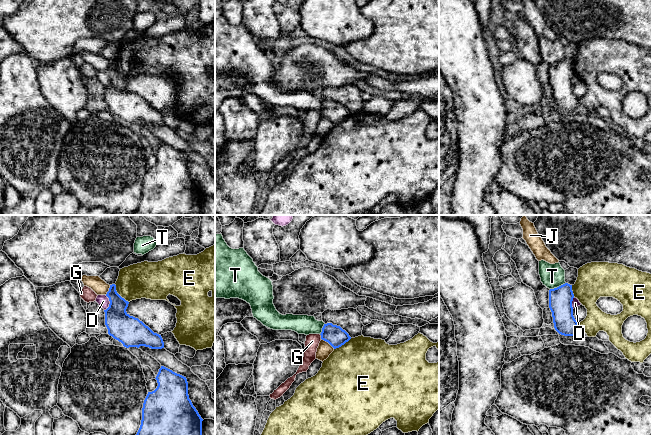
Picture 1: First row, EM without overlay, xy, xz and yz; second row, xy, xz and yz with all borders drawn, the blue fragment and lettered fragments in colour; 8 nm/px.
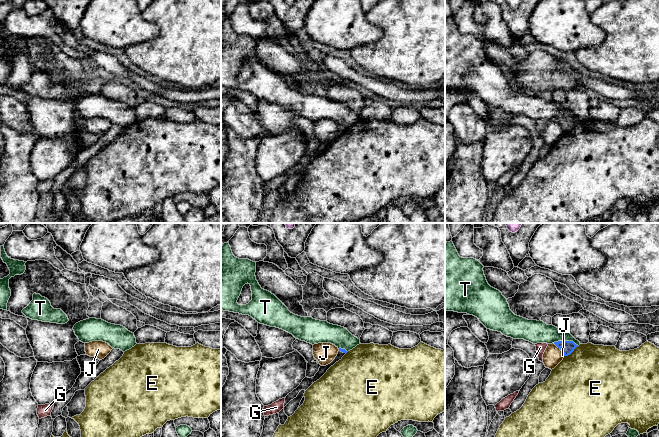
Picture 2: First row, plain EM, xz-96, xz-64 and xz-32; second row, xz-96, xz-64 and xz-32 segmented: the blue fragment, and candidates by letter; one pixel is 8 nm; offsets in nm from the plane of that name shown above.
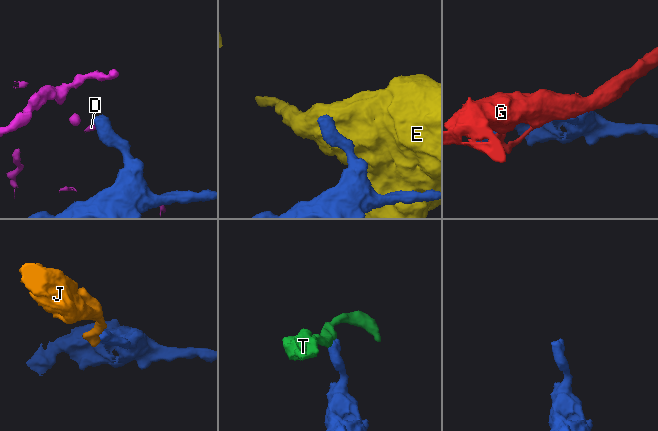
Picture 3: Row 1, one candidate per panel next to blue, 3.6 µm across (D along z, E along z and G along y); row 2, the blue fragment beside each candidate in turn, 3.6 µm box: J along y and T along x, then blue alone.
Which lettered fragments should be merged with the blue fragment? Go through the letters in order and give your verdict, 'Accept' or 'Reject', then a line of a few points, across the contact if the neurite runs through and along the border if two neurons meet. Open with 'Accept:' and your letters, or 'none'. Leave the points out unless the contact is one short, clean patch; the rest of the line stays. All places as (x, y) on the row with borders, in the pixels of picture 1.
Accept: none
D: Reject. Line: xy (106, 295), (109, 305), (104, 310)
E: Reject
G: Reject. Line: xz (319, 334), (321, 338)
J: Reject. Line: xz (321, 338), (334, 348)
T: Reject. Line: yz (565, 282), (550, 289)

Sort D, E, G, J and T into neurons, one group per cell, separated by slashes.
D / E / G / J / T

